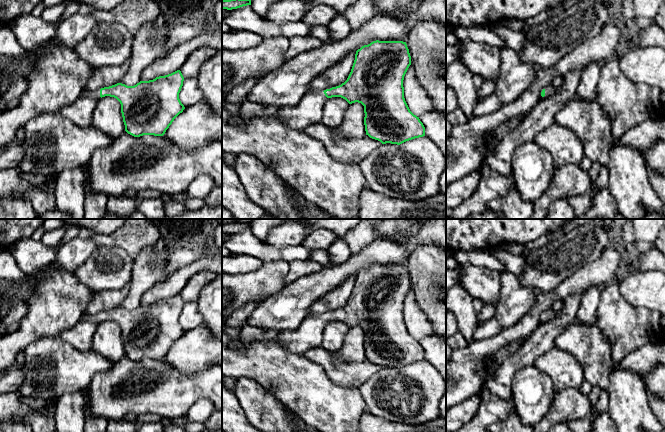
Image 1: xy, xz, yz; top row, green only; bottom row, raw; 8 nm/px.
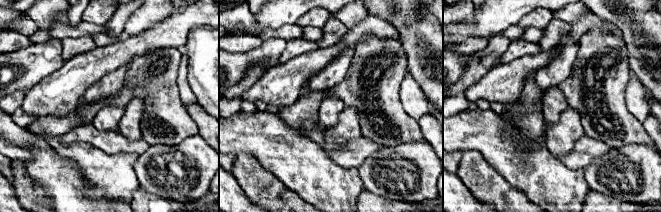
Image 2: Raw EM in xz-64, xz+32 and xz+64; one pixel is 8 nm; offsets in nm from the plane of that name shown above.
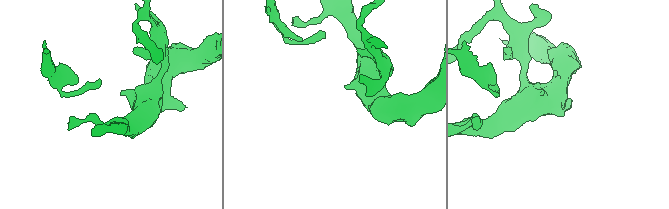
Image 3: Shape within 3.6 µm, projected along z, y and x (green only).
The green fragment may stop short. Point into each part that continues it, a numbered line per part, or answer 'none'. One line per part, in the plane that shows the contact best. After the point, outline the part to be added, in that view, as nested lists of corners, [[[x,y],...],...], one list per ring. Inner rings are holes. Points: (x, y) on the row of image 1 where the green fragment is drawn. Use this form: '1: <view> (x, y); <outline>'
1: yz (550, 89); [[[550,84],[545,88],[545,96],[542,98],[548,98],[552,96],[556,91],[556,86],[554,84]]]

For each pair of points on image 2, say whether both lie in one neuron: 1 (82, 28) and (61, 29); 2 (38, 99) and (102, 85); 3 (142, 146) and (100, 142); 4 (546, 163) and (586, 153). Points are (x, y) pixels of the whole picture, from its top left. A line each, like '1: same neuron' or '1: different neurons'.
1: same neuron
2: different neurons
3: same neuron
4: different neurons

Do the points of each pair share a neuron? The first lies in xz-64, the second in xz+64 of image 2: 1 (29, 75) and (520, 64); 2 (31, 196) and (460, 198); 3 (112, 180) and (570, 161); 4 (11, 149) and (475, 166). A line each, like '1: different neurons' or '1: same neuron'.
1: different neurons
2: different neurons
3: different neurons
4: different neurons

